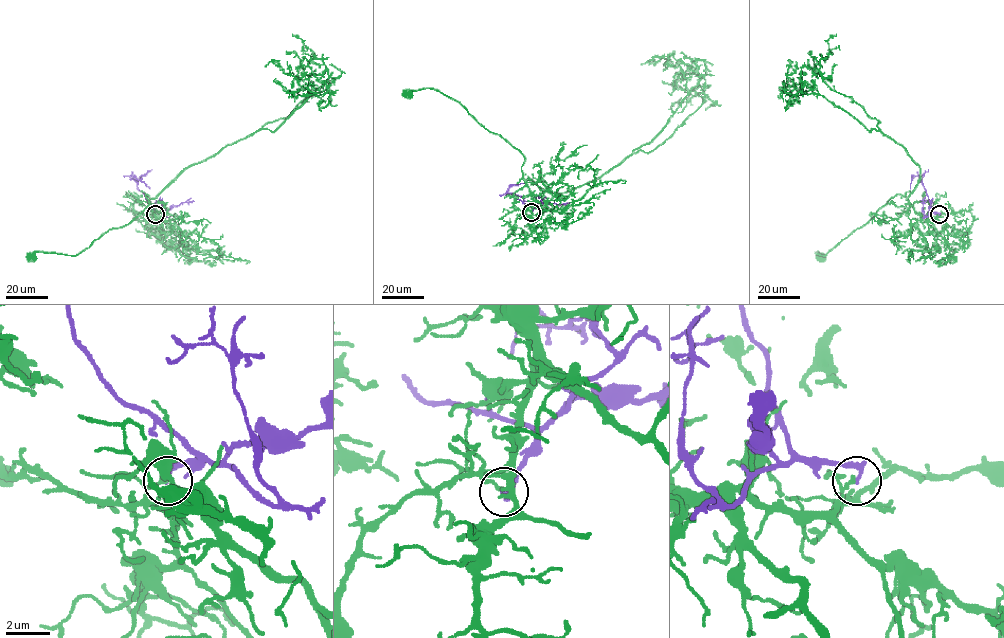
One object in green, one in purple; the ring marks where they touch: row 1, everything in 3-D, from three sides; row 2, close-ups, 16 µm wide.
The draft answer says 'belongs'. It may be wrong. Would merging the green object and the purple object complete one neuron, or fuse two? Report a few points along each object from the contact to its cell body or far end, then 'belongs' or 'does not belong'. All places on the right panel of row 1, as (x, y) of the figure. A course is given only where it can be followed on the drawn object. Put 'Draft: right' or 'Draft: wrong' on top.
Draft: wrong
green via (939, 214), (936, 217), (920, 215), (899, 194), (825, 255), (815, 252), (820, 255) | purple via (939, 214), (933, 211), (918, 176), (912, 177), (910, 189) | does not belong

